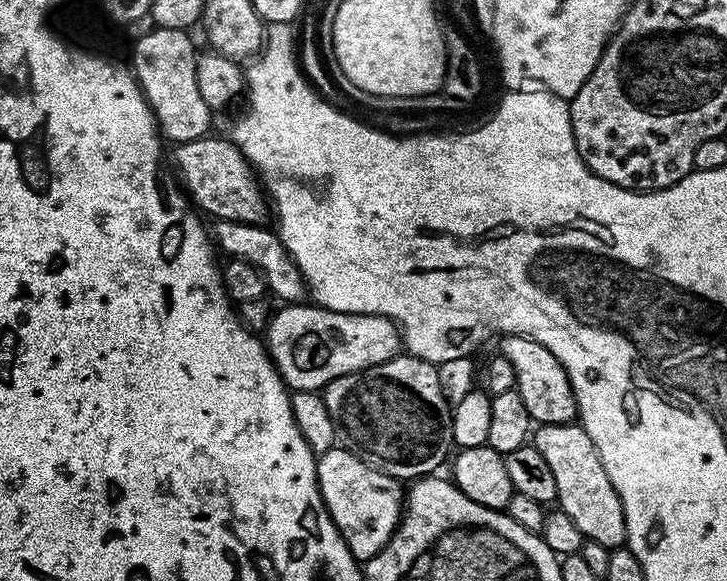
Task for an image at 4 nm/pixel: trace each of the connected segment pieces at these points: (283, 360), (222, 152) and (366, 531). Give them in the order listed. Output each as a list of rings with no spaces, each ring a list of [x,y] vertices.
[[[288,302],[273,311],[272,319],[266,329],[266,347],[280,377],[289,389],[298,392],[320,392],[328,387],[334,378],[390,362],[401,355],[402,337],[400,329],[392,320],[384,316],[355,316],[349,312],[335,312],[322,308],[312,302]]]
[[[209,134],[185,144],[176,144],[175,175],[189,201],[205,217],[263,225],[270,216],[270,200],[257,173],[231,139],[219,140]]]
[[[339,446],[318,457],[316,477],[326,510],[353,560],[366,562],[374,558],[384,549],[386,542],[390,542],[396,527],[400,525],[406,499],[401,481],[366,466],[366,462]]]

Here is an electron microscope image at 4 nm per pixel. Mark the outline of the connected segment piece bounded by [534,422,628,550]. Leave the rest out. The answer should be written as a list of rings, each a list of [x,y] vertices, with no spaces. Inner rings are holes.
[[[576,422],[541,424],[534,432],[534,447],[542,458],[546,458],[554,473],[554,482],[558,482],[556,500],[559,507],[574,518],[574,526],[582,530],[584,539],[598,542],[610,550],[621,547],[628,538],[624,507],[586,430]]]

